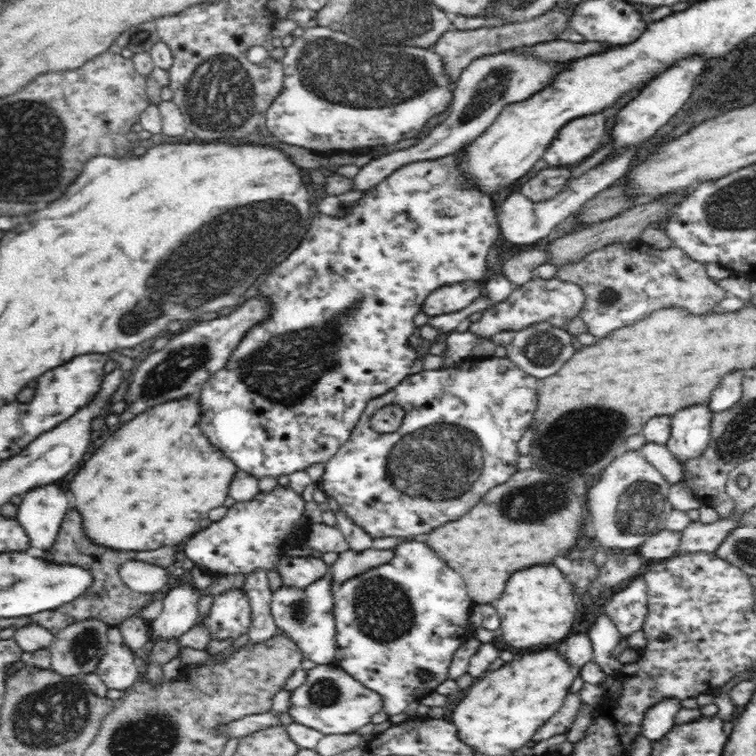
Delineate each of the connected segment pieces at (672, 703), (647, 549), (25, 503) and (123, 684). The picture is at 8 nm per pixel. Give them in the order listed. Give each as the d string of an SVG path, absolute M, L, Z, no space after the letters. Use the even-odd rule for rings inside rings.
M665 698L653 704L641 720L641 734L651 741L658 740L674 726L674 716L683 708L680 699Z
M660 528L654 531L654 534L651 534L636 550L647 561L659 562L676 556L676 552L680 550L680 540L682 540L681 532Z
M56 483L34 488L26 492L18 506L15 520L23 528L33 553L52 550L58 538L58 530L68 512L66 492Z
M116 625L108 628L108 645L95 673L112 690L125 691L138 679L140 668L134 664L134 652L124 643L120 629Z

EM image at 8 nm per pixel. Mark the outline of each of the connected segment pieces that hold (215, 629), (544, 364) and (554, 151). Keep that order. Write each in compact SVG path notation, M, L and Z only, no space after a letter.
M234 588L215 596L208 616L199 620L199 624L212 633L212 638L236 639L241 634L248 633L252 622L251 614L248 595L242 588Z
M538 322L538 324L524 328L524 330L516 331L513 340L505 346L505 349L508 359L514 362L523 372L538 380L556 375L556 372L563 368L563 365L572 358L572 354L575 352L571 334L547 322Z
M596 112L574 119L562 127L543 158L550 167L574 168L608 140L606 119L602 112Z

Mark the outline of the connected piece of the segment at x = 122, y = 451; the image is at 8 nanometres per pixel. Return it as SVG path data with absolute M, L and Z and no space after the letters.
M174 400L152 406L134 420L116 430L104 446L84 464L84 468L70 482L74 494L74 508L82 514L82 528L91 542L114 550L156 550L160 546L180 544L184 538L196 534L200 522L208 518L210 510L223 506L237 466L218 448L214 448L202 432L198 432L198 404L196 400Z

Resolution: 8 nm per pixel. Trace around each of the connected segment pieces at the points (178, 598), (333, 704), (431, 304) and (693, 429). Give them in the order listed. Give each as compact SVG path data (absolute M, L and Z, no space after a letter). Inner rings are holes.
M177 586L162 594L162 612L151 621L150 640L170 639L182 636L198 624L198 600L202 598L196 587Z
M320 664L307 670L302 686L290 691L291 706L288 713L293 722L317 730L323 735L352 734L366 726L374 714L383 710L381 696L360 684L342 668L332 664Z
M484 275L482 280L467 280L437 288L426 298L422 311L428 316L458 312L470 306L476 298L486 296L488 284L490 284L490 276Z
M693 405L688 409L679 411L676 415L671 416L671 434L666 448L672 453L674 458L678 458L682 463L688 463L694 458L701 456L706 450L711 440L711 422L714 414L706 405Z

